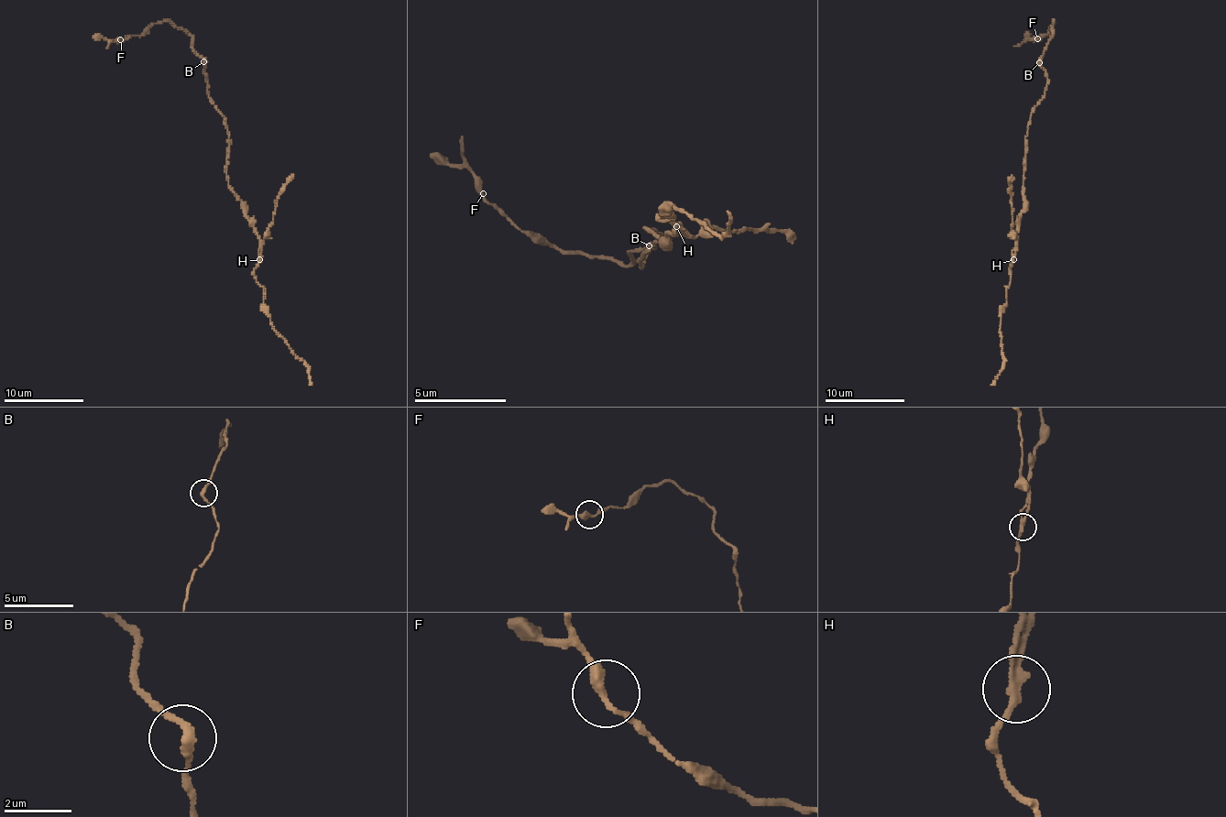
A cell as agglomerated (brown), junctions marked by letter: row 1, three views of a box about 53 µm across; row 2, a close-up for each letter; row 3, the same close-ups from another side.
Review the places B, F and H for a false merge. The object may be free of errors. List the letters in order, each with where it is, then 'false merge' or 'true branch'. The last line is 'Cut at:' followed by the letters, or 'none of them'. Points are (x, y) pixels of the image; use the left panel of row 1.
B: at (203, 61); true branch
F: at (120, 39); true branch
H: at (259, 259); false merge
Cut at: H

